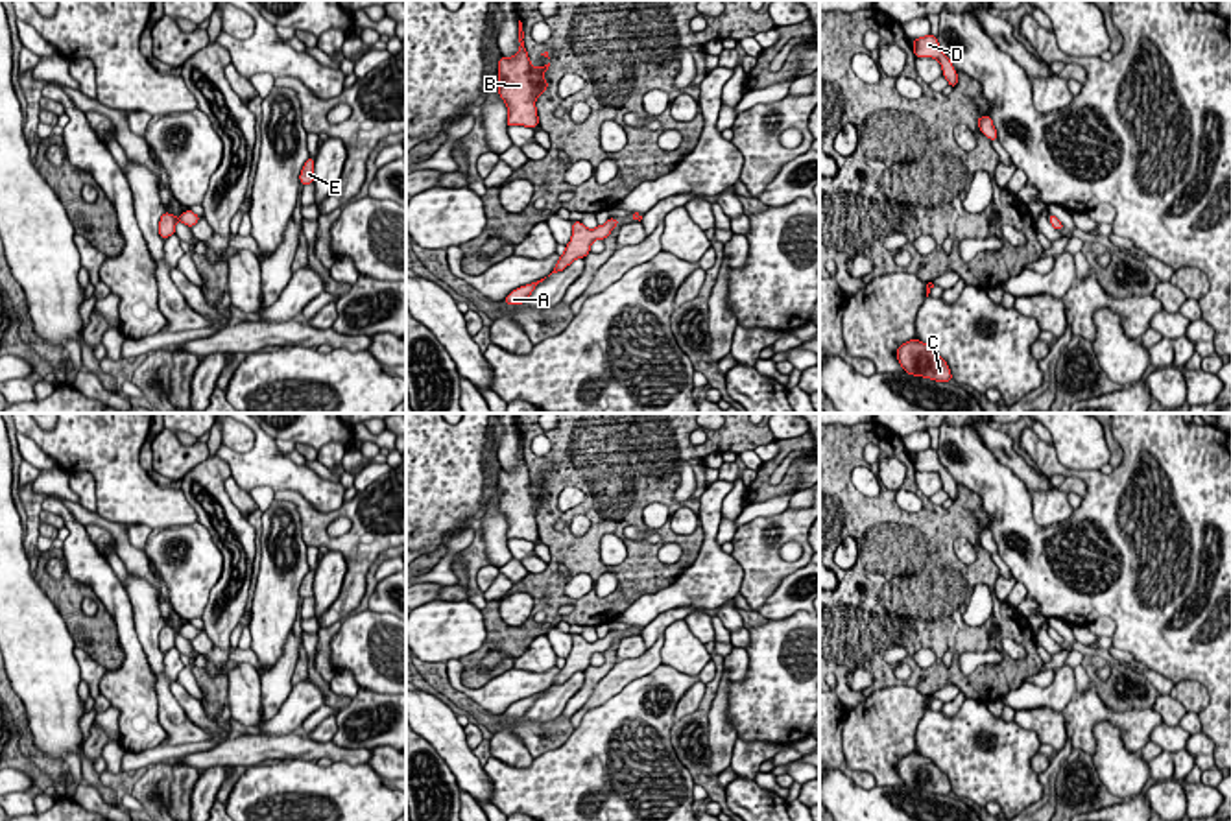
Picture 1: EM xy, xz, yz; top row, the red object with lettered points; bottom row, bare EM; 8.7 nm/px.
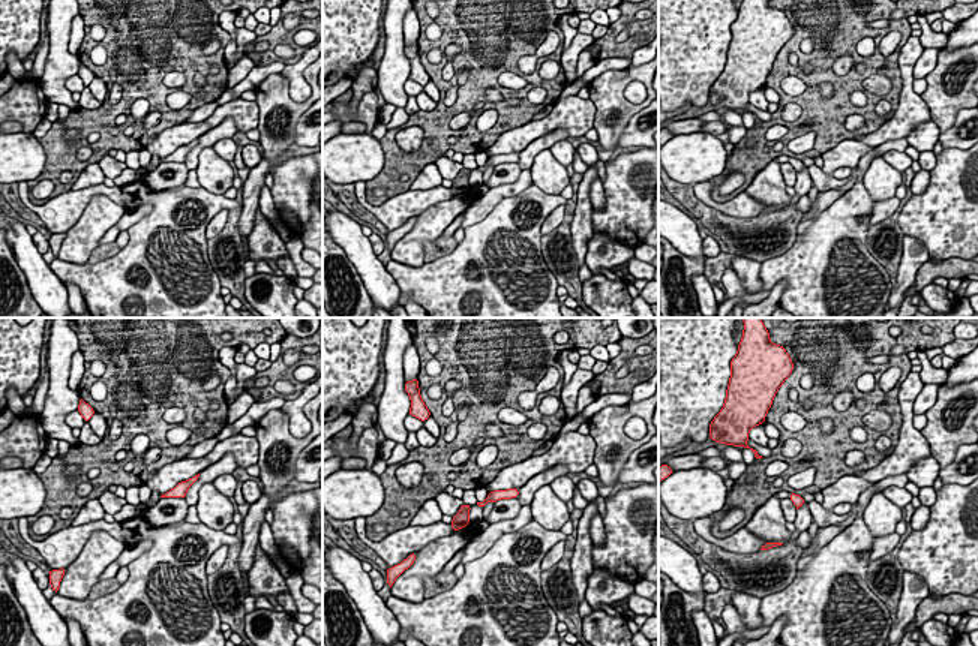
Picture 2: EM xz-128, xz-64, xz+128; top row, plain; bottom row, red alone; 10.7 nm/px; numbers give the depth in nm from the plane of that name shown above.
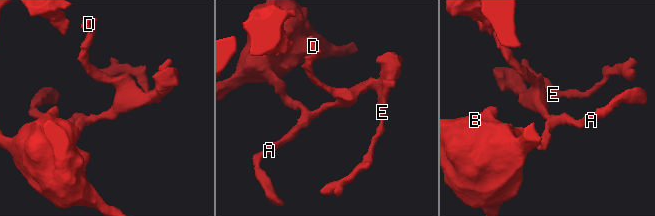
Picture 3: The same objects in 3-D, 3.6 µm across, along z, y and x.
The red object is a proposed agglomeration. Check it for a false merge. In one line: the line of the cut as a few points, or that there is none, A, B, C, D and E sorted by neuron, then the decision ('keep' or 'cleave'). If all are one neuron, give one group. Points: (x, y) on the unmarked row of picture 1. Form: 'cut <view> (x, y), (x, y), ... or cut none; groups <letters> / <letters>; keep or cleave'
cut none; groups A B C D E; keep

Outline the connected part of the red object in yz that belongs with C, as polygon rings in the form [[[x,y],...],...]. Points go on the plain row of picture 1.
[[[917,751],[902,756],[895,766],[904,786],[925,790],[938,795],[950,795],[952,788],[947,775]]]

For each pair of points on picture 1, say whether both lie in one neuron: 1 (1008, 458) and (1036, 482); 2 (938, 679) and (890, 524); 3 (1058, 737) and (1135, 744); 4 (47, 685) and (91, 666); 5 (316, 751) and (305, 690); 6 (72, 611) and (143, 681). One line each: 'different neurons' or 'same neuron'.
1: same neuron
2: same neuron
3: different neurons
4: different neurons
5: different neurons
6: different neurons

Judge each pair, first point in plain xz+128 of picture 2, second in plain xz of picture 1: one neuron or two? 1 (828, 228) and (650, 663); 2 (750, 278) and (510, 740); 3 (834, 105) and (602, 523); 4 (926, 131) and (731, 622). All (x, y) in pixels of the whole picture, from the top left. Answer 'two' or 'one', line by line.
1: two
2: one
3: one
4: one

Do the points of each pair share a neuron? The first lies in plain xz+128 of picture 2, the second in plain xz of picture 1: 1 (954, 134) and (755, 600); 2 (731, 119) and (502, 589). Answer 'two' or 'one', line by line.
1: two
2: two

